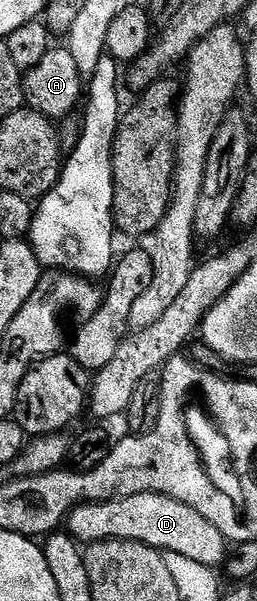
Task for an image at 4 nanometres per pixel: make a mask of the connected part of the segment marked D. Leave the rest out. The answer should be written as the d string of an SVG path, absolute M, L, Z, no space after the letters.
M137 494L107 502L85 502L71 512L68 532L79 544L128 540L196 560L196 564L211 568L221 567L228 557L228 540L212 520L204 520L196 508L188 508L188 504L180 504L180 500L172 500L172 496L163 494Z

